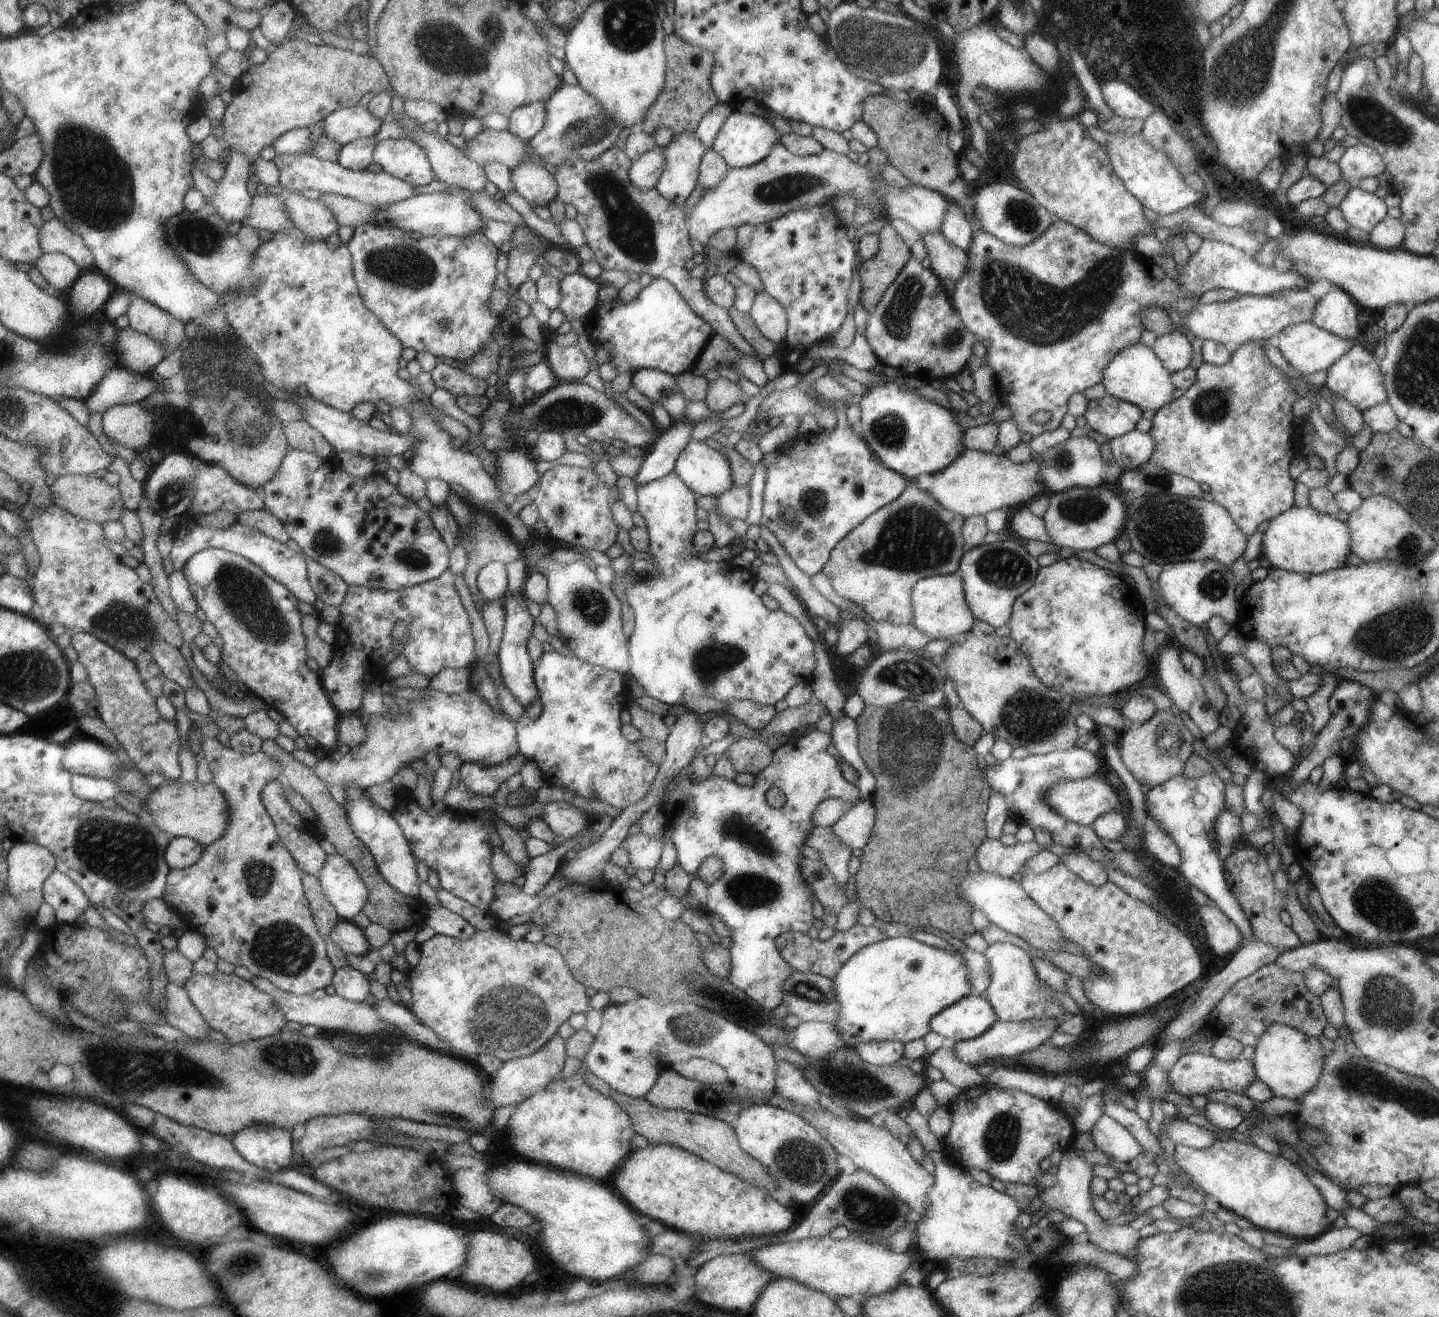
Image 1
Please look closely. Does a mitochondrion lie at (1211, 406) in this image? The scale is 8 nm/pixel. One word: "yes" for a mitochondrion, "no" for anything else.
yes

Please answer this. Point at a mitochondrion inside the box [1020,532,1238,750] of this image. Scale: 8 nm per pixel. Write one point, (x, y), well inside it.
(1213, 587)

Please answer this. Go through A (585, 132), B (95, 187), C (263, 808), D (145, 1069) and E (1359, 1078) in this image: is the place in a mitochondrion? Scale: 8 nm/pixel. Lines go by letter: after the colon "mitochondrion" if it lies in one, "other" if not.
A: mitochondrion
B: mitochondrion
C: other
D: mitochondrion
E: mitochondrion

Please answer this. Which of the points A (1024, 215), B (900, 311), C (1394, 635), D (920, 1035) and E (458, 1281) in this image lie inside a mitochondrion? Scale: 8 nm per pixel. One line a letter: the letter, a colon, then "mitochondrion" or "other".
A: mitochondrion
B: mitochondrion
C: mitochondrion
D: other
E: other

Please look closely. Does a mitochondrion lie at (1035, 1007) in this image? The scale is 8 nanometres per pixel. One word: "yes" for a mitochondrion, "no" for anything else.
no

